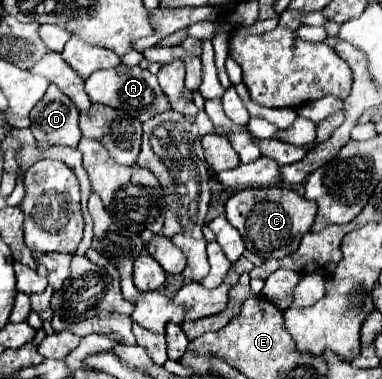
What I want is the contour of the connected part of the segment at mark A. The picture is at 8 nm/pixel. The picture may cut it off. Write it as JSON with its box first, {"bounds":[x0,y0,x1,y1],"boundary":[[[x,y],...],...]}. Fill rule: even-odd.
{"bounds":[85,64,171,122],"boundary":[[[121,64],[117,68],[109,68],[109,70],[97,70],[87,78],[85,90],[87,90],[91,102],[107,104],[107,106],[123,110],[127,114],[135,114],[135,118],[139,118],[139,122],[147,122],[155,114],[163,114],[163,112],[171,110],[167,96],[163,94],[163,90],[159,90],[157,76],[141,66],[129,68],[129,66]]]}

